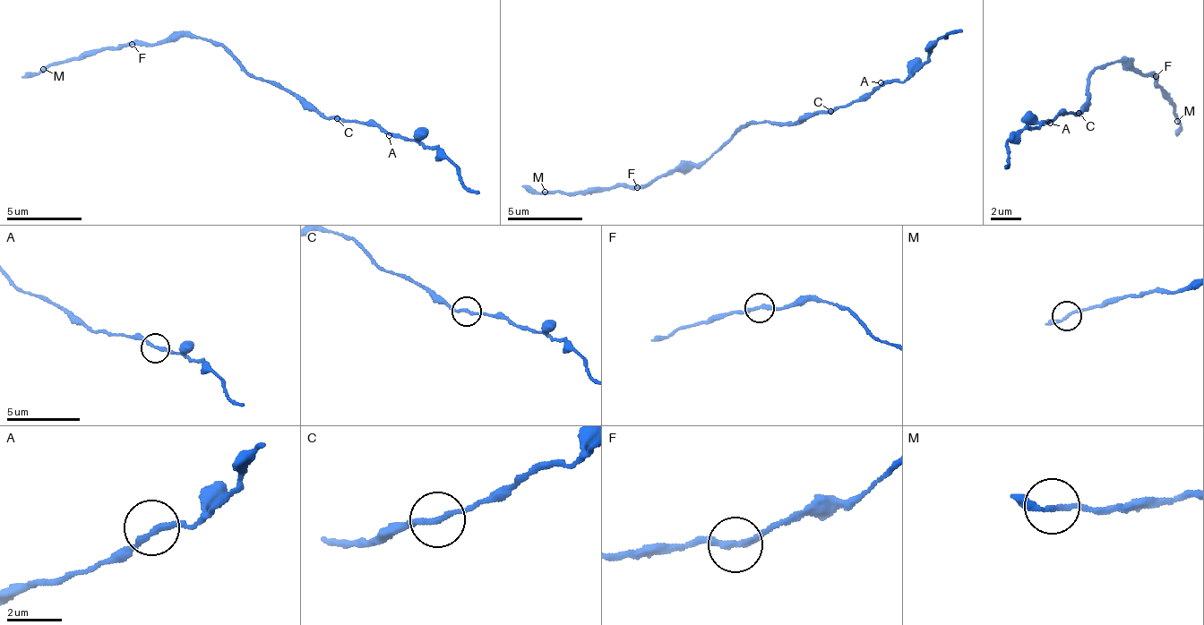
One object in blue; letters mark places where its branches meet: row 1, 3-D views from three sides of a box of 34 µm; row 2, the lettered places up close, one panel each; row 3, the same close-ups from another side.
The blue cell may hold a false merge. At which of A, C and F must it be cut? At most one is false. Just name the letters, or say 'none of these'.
none of these

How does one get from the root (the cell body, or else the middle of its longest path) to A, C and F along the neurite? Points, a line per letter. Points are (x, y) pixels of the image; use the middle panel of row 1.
A: (769, 124), (789, 124), (821, 113), (838, 110), (841, 106), (869, 98), (881, 82)
C: (769, 124), (789, 124), (830, 111)
F: (769, 124), (758, 122), (731, 133), (716, 153), (702, 163), (681, 164), (673, 172), (657, 175), (636, 188)

